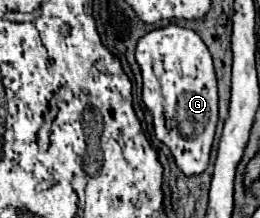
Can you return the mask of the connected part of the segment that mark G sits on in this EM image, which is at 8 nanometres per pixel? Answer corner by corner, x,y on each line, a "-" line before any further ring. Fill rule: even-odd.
166,25
146,33
136,45
142,69
142,101
152,111
154,135
170,147
184,175
198,175
208,167
218,121
218,87
212,55
198,33
180,25

